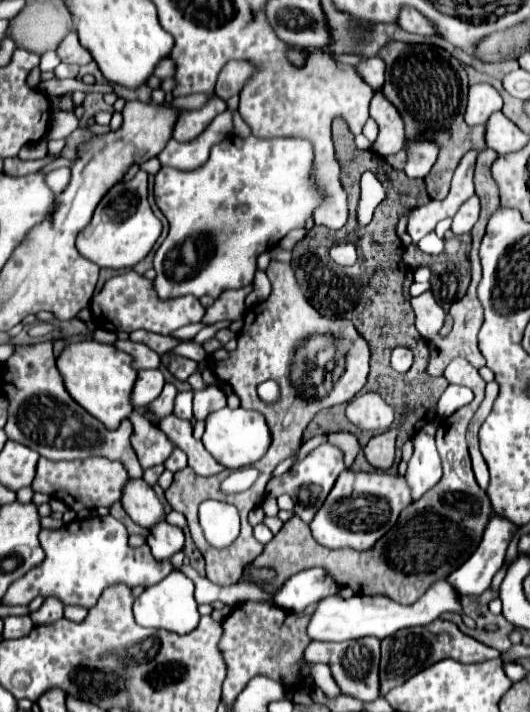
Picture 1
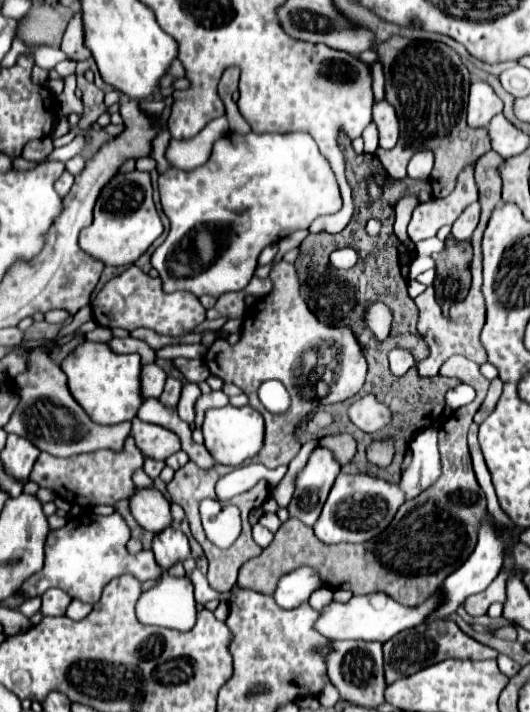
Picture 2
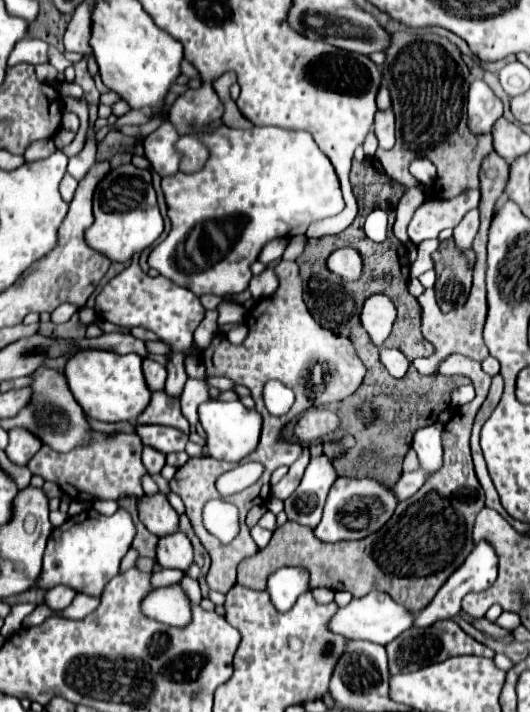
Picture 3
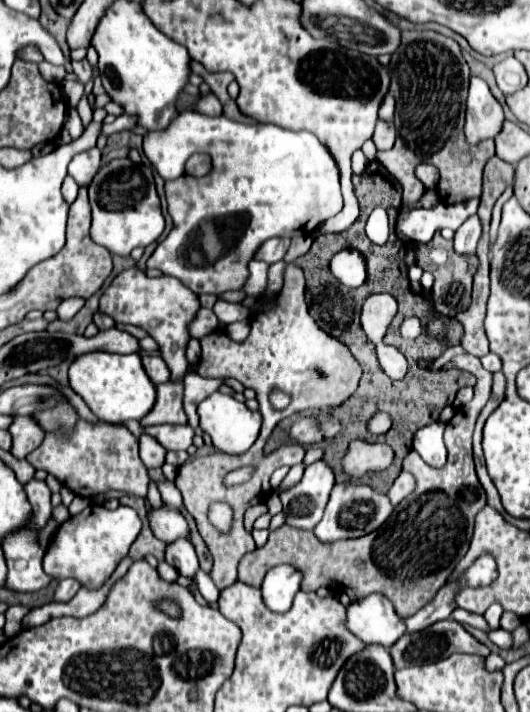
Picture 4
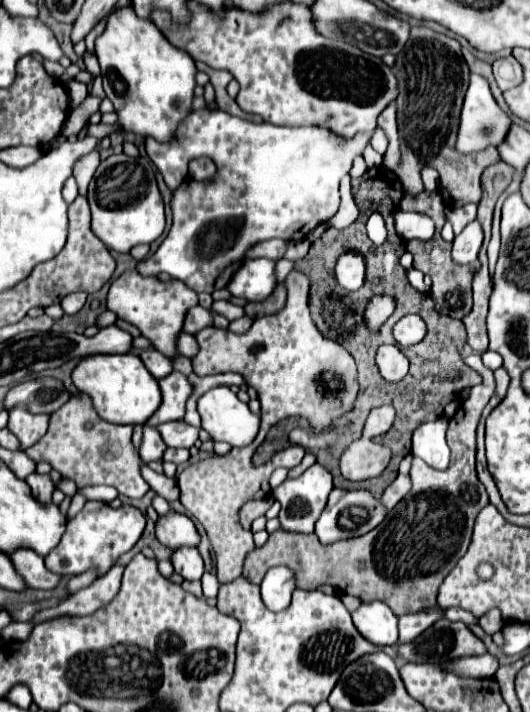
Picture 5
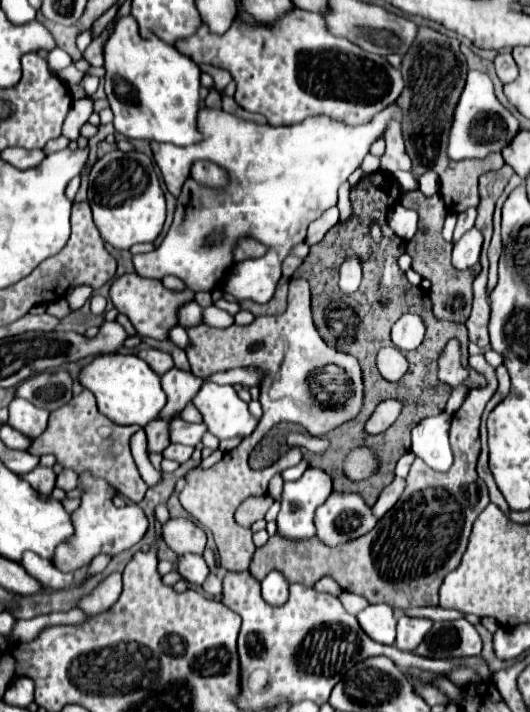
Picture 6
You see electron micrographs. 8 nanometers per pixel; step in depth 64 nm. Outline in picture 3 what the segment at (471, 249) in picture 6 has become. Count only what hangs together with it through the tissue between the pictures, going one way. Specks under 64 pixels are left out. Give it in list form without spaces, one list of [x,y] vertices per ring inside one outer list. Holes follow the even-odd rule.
[[[472,210],[462,218],[462,222],[454,228],[454,240],[458,248],[472,248],[474,236],[478,232],[478,224],[480,224],[478,210]]]

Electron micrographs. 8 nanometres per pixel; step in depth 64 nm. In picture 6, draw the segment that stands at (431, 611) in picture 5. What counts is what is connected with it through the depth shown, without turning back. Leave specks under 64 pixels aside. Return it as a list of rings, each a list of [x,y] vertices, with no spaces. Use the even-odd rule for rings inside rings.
[[[402,614],[398,618],[396,648],[410,652],[412,648],[416,648],[422,642],[422,638],[428,634],[430,628],[432,628],[432,620],[428,620],[428,618],[410,618],[410,616]]]

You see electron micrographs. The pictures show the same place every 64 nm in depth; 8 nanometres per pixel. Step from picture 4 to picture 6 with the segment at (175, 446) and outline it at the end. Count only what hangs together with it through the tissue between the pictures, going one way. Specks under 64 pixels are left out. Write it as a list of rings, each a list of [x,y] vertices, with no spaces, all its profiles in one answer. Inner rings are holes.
[[[182,418],[172,420],[168,430],[172,444],[186,444],[186,446],[196,446],[202,440],[204,432],[206,432],[204,424],[188,424]]]

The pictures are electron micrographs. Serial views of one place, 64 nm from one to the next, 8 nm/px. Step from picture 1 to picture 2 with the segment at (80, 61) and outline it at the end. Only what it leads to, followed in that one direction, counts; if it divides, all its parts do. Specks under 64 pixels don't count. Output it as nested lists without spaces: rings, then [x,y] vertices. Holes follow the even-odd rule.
[[[80,12],[74,14],[74,18],[70,20],[68,24],[68,30],[64,34],[64,40],[62,40],[62,46],[60,50],[74,62],[80,62],[80,60],[88,60],[90,58],[90,50],[84,48],[84,32],[82,32],[82,16]]]

